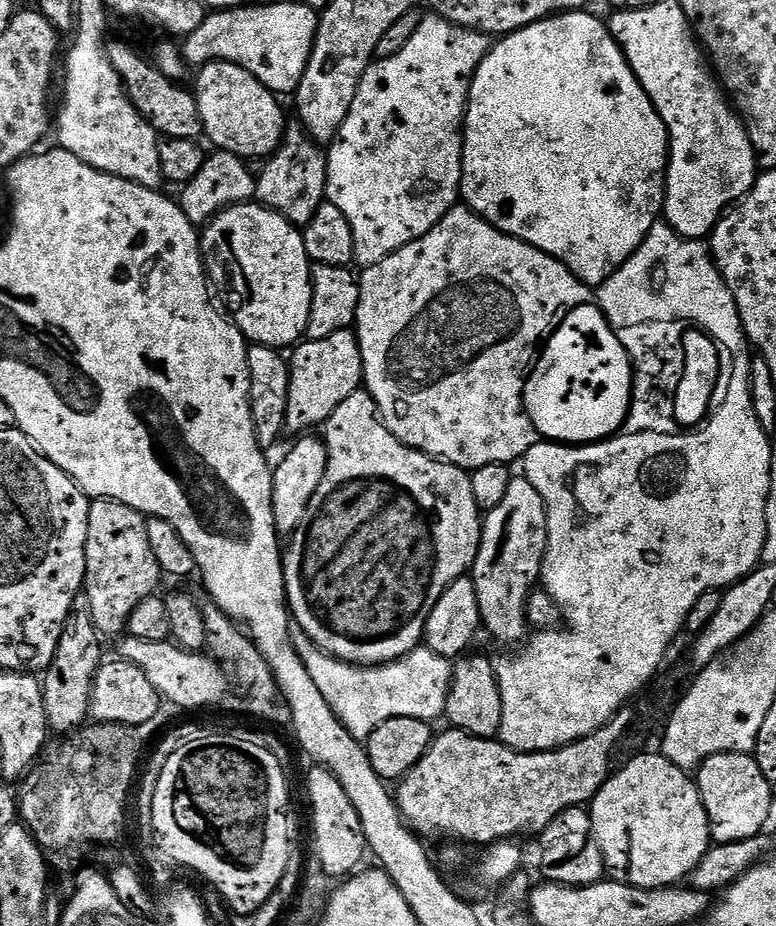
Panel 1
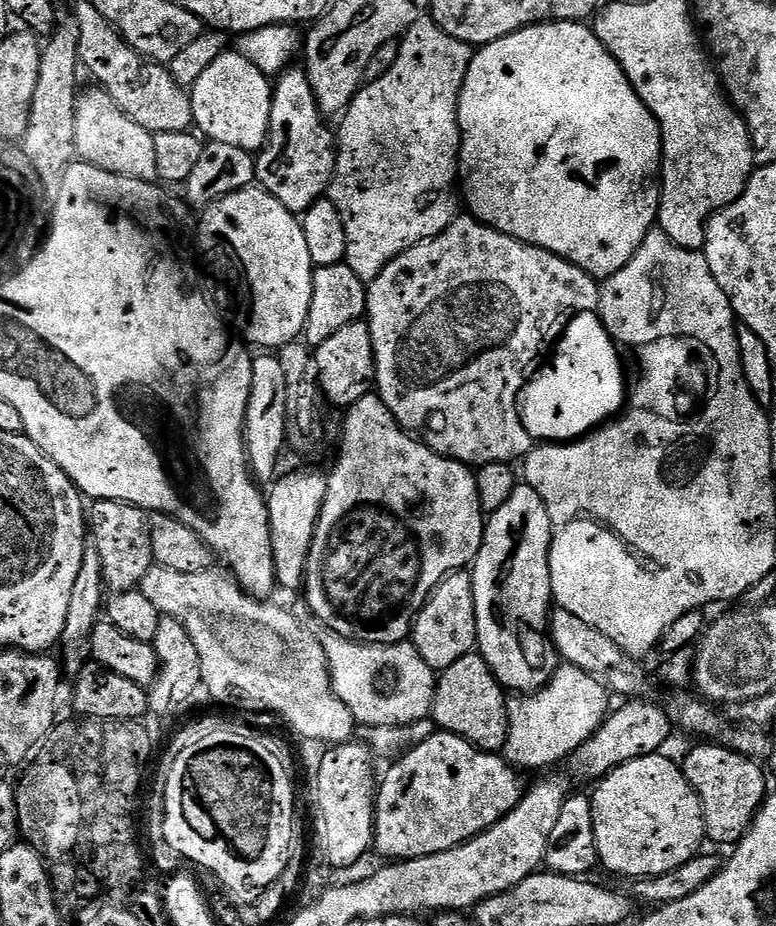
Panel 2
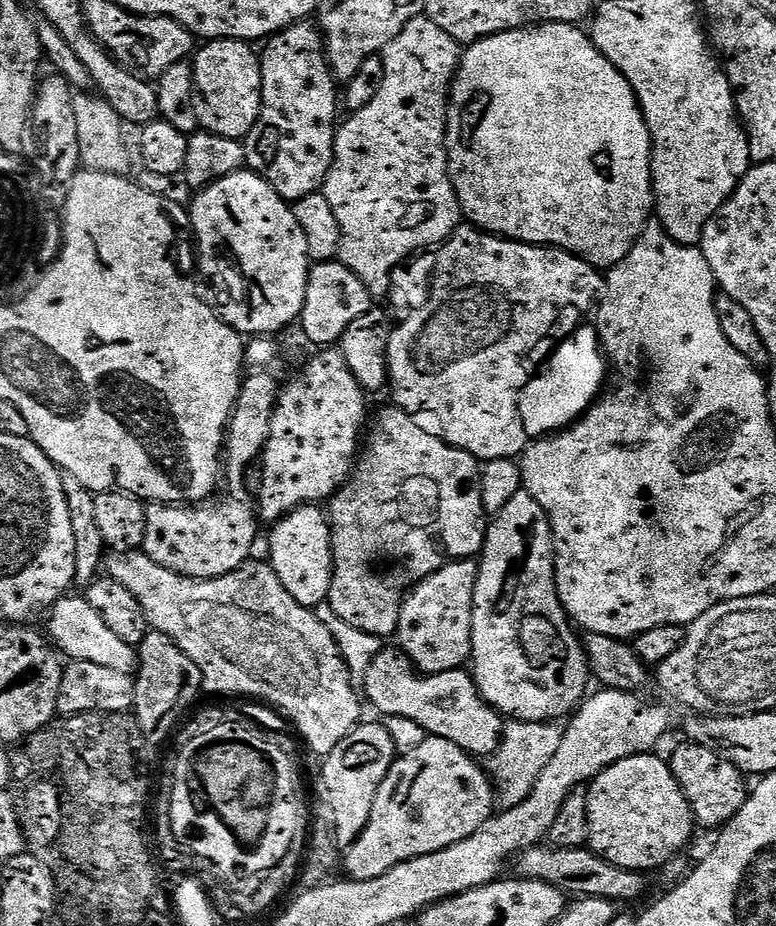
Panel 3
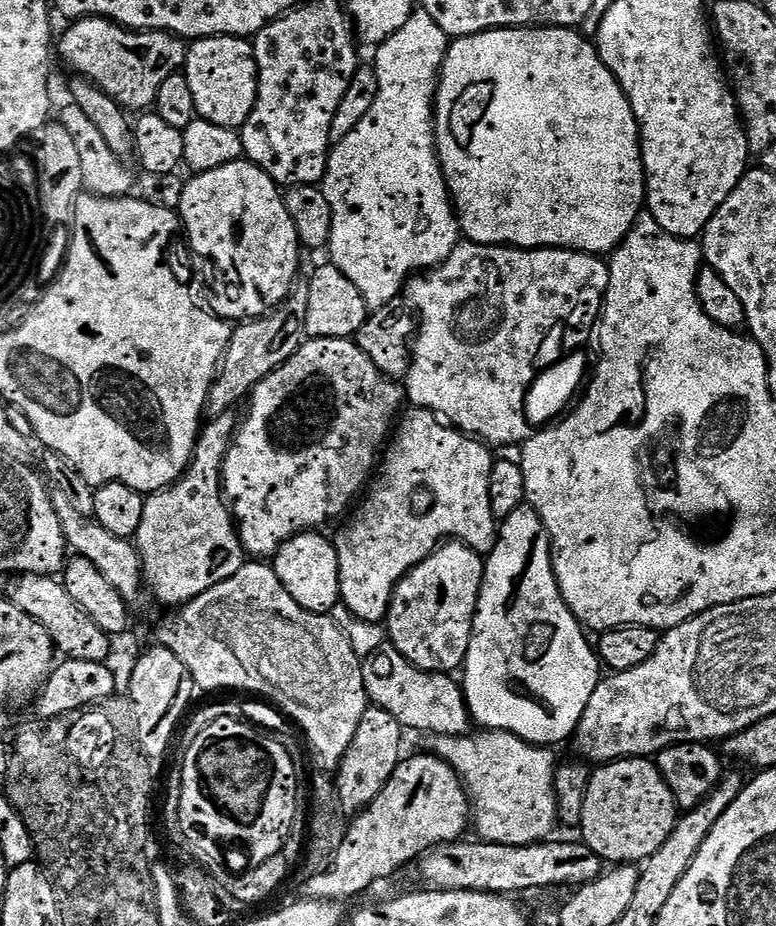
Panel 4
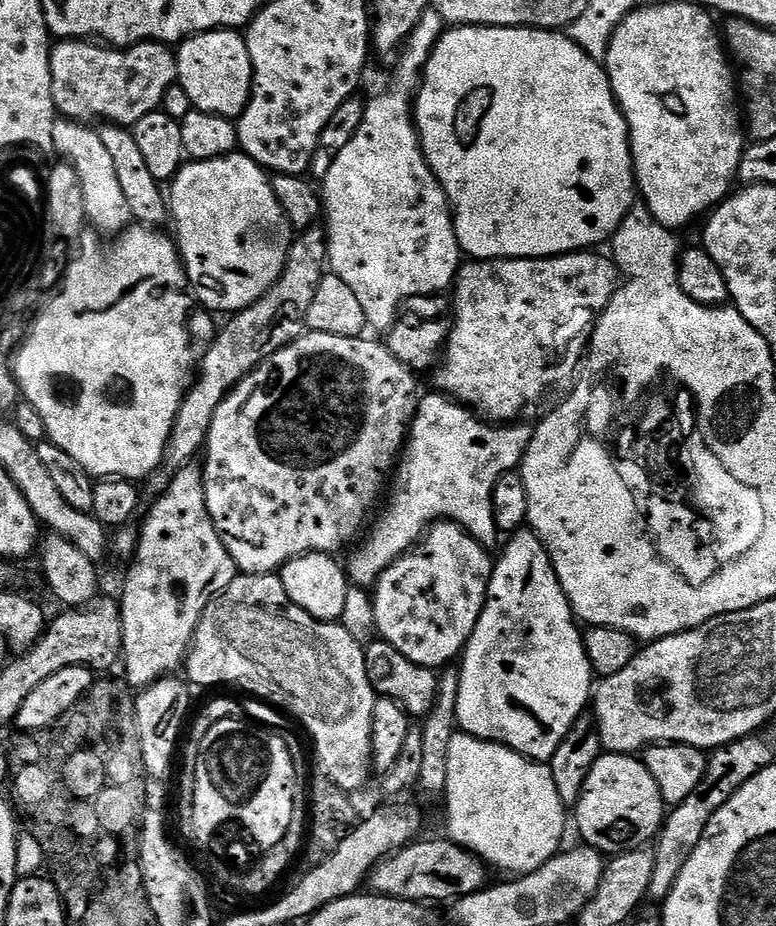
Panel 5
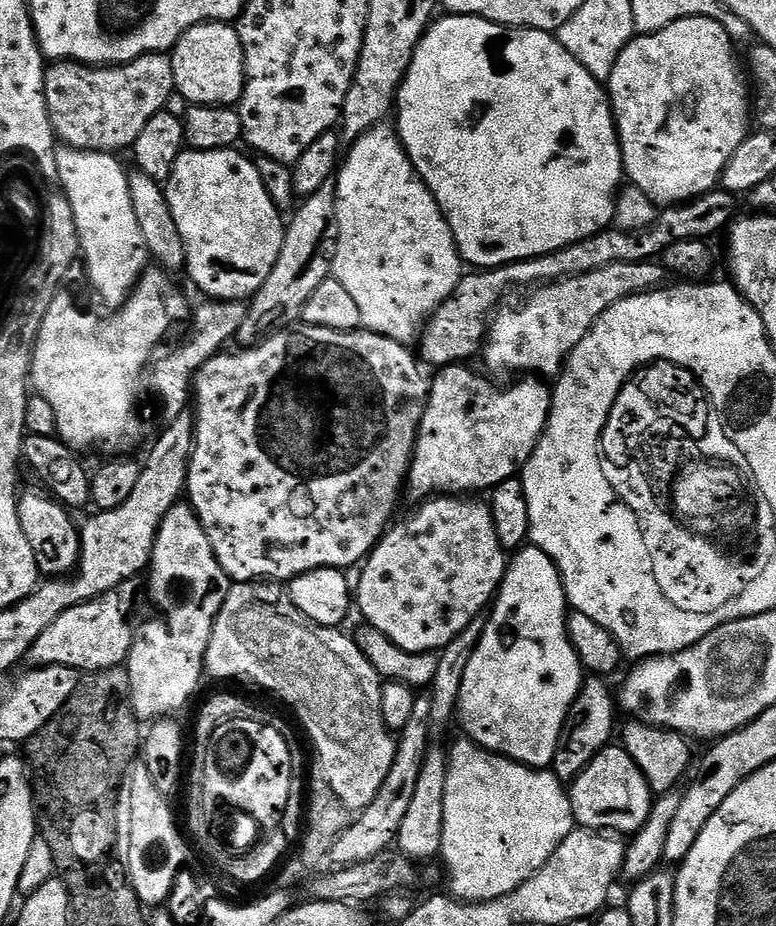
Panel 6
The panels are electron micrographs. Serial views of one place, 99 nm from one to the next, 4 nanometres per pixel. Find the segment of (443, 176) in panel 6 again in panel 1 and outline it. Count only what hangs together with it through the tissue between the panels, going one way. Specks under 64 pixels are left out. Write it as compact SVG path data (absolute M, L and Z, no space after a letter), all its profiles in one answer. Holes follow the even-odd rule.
M581 10L579 12L561 12L555 16L549 16L547 20L539 20L530 26L520 28L517 32L510 32L507 36L497 39L491 45L490 51L486 54L486 58L478 66L478 70L474 74L472 84L468 88L468 109L464 112L464 173L460 179L460 195L463 203L471 208L473 212L477 212L486 222L493 224L498 230L502 230L506 234L510 234L514 238L518 238L522 242L526 242L530 246L534 246L538 250L542 250L548 256L558 258L560 261L572 271L581 282L589 286L599 286L605 284L608 279L613 276L616 271L625 264L638 250L638 246L642 246L642 242L646 238L646 234L650 234L650 230L661 219L664 211L664 193L666 191L666 181L668 178L668 131L662 122L662 118L658 114L658 110L650 102L650 98L646 94L646 90L642 90L642 86L638 82L638 78L632 72L632 67L628 65L628 59L624 57L624 51L621 50L620 44L612 36L611 30L607 23L596 16L591 16L591 11Z

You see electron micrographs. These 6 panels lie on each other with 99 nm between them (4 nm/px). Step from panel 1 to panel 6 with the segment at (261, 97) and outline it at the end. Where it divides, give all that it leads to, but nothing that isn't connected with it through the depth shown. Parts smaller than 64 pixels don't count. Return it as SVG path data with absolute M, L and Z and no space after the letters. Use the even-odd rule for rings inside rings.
M213 22L211 24L199 24L190 30L186 30L186 34L180 36L176 47L171 49L170 55L172 57L172 65L174 66L176 92L183 95L189 105L239 105L244 93L244 51L242 50L242 42L238 38L236 29L231 23Z

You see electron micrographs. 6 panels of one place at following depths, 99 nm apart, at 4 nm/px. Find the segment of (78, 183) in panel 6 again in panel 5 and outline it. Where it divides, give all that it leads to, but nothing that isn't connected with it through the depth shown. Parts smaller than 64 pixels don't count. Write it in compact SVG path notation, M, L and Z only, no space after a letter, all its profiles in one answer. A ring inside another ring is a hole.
M60 118L54 126L53 136L54 146L59 155L72 165L72 169L78 174L78 182L82 182L84 215L87 223L105 237L106 235L115 237L125 231L133 223L132 211L130 206L126 206L126 197L122 194L118 173L114 171L114 161L110 159L106 146L102 146L99 131L95 127Z

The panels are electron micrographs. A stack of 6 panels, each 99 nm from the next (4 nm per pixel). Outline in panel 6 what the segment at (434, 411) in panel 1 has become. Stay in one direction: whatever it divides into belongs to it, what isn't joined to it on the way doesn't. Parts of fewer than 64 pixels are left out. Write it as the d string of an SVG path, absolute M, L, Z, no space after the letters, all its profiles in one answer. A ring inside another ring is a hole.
M660 262L611 264L590 274L567 276L564 280L545 283L521 308L513 312L497 311L493 315L482 345L484 364L489 373L504 376L507 372L535 374L540 378L559 377L568 356L586 338L598 318L610 306L627 296L659 289L665 283L666 269Z

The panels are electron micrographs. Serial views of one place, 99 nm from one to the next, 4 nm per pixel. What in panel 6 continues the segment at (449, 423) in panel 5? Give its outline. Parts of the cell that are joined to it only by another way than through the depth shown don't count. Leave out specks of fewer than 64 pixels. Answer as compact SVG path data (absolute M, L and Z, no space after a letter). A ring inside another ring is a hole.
M449 364L435 375L437 386L449 388L449 392L429 395L428 408L420 423L420 433L416 435L412 464L408 468L407 495L409 492L416 502L423 502L445 494L484 494L497 488L504 480L513 479L532 457L540 436L549 427L554 412L553 389L547 388L544 385L547 383L540 378L520 378L513 388L495 388L487 380L487 375L479 376L464 364Z

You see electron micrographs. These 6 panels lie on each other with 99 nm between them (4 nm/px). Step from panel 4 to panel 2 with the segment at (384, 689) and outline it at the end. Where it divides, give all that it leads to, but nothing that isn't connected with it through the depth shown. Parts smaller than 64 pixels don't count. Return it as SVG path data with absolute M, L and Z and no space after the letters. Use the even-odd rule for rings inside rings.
M473 650L462 658L458 658L454 666L443 669L439 673L431 718L435 720L439 731L460 736L483 752L500 754L508 744L508 701L509 697L506 695L504 685L498 682L498 678L492 673L490 666L484 661L479 651Z

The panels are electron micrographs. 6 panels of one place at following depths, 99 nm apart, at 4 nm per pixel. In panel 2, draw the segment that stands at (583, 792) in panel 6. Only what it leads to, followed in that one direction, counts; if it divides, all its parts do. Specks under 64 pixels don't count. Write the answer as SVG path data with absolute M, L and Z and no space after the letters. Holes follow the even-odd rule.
M664 754L643 756L634 762L626 762L608 773L595 785L596 793L591 793L592 817L594 818L594 842L600 855L599 863L605 864L616 876L639 878L657 876L670 870L678 870L690 858L701 851L700 843L705 843L704 811L698 794L684 777L684 769L679 763L667 760Z

